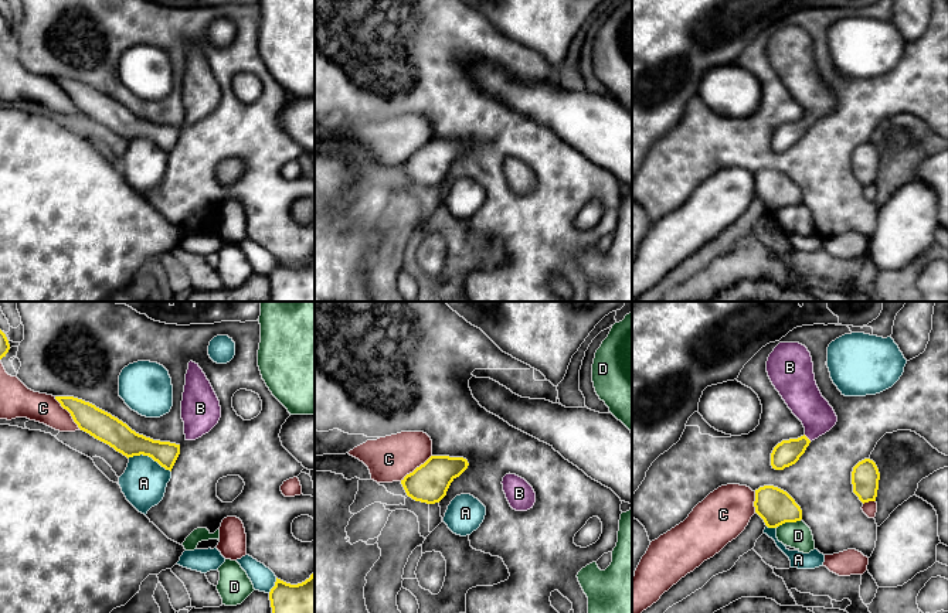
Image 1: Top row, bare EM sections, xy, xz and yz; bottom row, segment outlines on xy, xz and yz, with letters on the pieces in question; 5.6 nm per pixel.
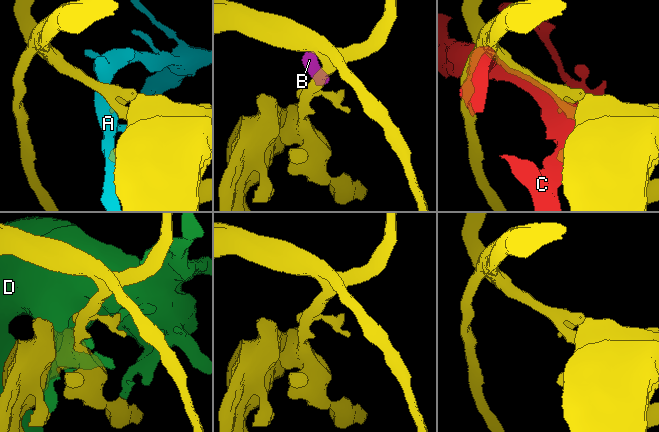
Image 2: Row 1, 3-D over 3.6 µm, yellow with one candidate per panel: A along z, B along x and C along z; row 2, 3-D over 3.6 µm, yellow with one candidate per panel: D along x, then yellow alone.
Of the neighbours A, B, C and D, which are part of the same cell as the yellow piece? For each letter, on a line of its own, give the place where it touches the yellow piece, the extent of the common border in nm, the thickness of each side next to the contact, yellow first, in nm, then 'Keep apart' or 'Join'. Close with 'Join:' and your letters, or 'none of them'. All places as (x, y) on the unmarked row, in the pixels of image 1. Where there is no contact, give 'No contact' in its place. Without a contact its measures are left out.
A: Touches yellow at xy (149, 139). Shared border 260 nm. Thickness 160 nm (yellow) against 260 nm. Keep apart
B: Touches yellow at yz (807, 121). Shared border 60 nm. Thickness 140 nm (yellow) against 200 nm. Join
C: Touches yellow at xy (70, 95). Shared border 240 nm. Thickness 160 nm (yellow) against 170 nm. Keep apart
D: Touches yellow at yz (788, 204). Shared border 130 nm. Thickness 200 nm (yellow) against 150 nm. Keep apart
Join: B

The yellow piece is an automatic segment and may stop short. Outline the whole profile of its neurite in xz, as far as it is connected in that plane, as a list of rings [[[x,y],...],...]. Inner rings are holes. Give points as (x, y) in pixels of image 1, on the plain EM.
[[[431,139],[424,147],[407,157],[401,167],[408,180],[415,184],[439,185],[451,168],[469,146],[463,140]]]

